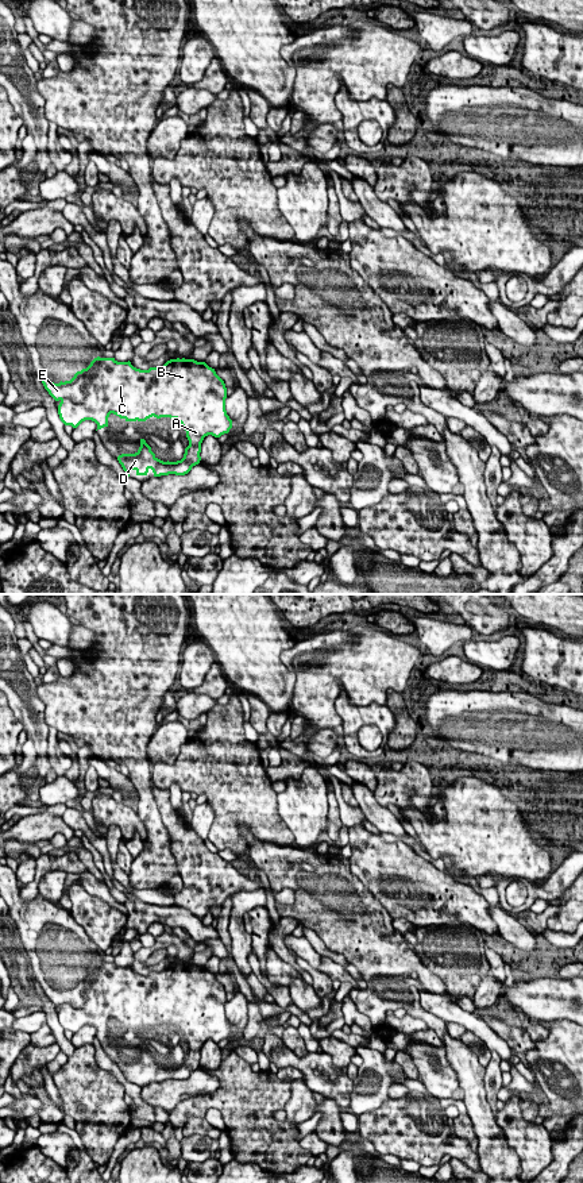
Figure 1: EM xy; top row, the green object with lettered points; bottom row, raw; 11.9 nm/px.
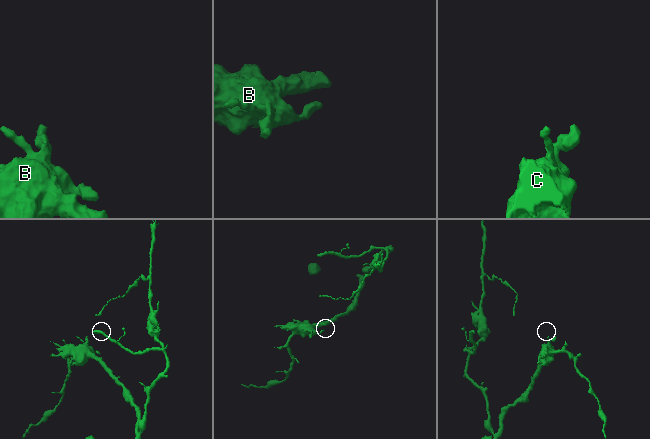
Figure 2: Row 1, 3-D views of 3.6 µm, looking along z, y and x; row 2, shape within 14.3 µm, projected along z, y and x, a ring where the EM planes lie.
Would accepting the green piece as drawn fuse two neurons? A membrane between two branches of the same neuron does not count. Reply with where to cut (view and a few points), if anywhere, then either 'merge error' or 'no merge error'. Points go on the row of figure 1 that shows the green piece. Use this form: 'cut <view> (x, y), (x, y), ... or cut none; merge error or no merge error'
cut xy (101, 358), (85, 377), (84, 399), (80, 403), (61, 400); merge error

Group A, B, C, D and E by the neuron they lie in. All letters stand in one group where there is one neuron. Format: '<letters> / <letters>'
A B C D / E

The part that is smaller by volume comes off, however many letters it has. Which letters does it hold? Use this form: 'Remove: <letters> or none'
Remove: E

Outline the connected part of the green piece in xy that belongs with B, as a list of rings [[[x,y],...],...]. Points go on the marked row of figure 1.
[[[101,358],[96,366],[90,367],[82,388],[84,401],[74,404],[63,398],[58,405],[58,415],[65,425],[77,428],[82,421],[92,420],[97,424],[97,429],[101,429],[108,427],[108,417],[113,413],[126,421],[146,421],[152,416],[177,419],[186,431],[189,446],[181,461],[163,462],[158,459],[144,439],[140,439],[140,447],[135,454],[119,455],[117,461],[128,477],[131,470],[135,470],[136,475],[147,475],[150,469],[154,477],[185,475],[200,463],[204,438],[208,435],[220,438],[232,428],[232,420],[225,411],[225,384],[205,362],[177,358],[167,361],[162,367],[140,370],[134,367],[130,361],[117,362],[115,358]]]

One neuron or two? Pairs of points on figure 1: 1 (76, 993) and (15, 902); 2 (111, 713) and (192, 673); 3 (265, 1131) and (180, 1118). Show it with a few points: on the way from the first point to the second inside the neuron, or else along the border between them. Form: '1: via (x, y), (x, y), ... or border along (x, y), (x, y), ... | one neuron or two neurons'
1: via (53, 970), (51, 951), (35, 935), (34, 925) | one neuron
2: border along (181, 655), (177, 675) | two neurons
3: via (243, 1113), (232, 1102), (201, 1103) | one neuron

